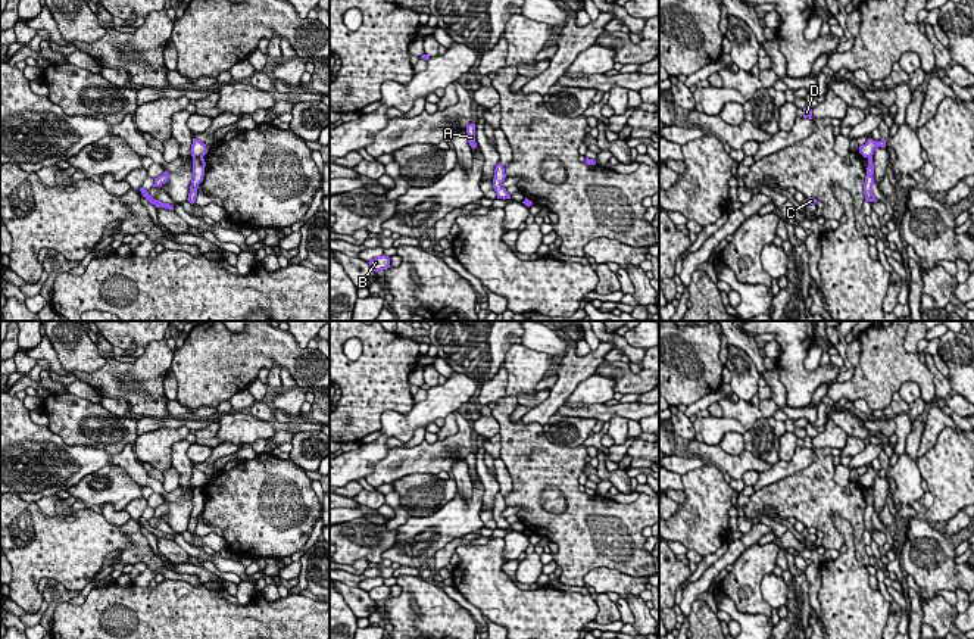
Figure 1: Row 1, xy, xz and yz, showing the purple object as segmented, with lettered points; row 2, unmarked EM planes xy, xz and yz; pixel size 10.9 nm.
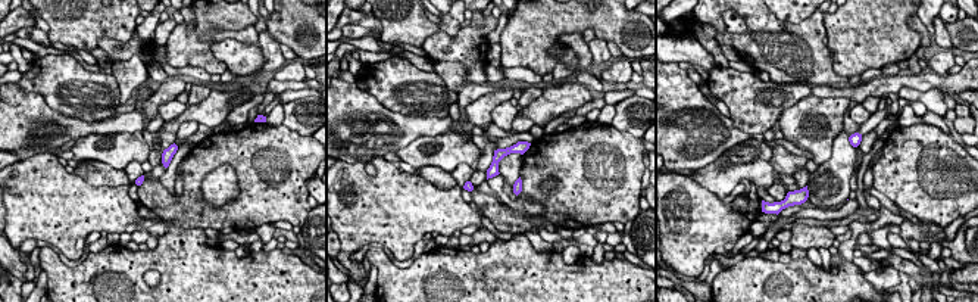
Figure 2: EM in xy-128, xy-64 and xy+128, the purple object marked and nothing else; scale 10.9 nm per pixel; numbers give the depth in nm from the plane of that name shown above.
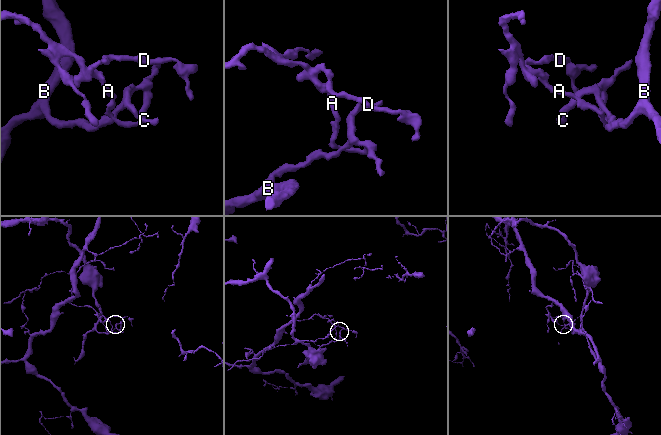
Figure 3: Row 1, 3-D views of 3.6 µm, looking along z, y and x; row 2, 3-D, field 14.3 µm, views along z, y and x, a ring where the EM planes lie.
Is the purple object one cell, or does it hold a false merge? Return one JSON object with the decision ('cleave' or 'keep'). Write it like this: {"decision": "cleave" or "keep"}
{"decision": "cleave"}

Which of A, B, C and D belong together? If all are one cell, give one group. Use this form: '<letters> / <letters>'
A D / B C

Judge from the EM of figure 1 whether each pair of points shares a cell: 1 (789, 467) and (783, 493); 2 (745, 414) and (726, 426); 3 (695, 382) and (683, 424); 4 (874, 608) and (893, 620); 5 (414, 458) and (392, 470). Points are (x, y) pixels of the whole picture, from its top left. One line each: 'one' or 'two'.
1: two
2: two
3: two
4: two
5: one

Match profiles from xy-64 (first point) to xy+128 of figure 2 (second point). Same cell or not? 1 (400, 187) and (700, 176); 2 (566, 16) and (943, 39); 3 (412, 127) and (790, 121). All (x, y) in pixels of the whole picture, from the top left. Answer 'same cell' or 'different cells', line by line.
1: different cells
2: different cells
3: different cells

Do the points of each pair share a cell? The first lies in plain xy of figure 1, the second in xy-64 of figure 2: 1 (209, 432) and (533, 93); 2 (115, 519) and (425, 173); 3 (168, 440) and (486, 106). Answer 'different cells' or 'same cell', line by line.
1: same cell
2: same cell
3: same cell

